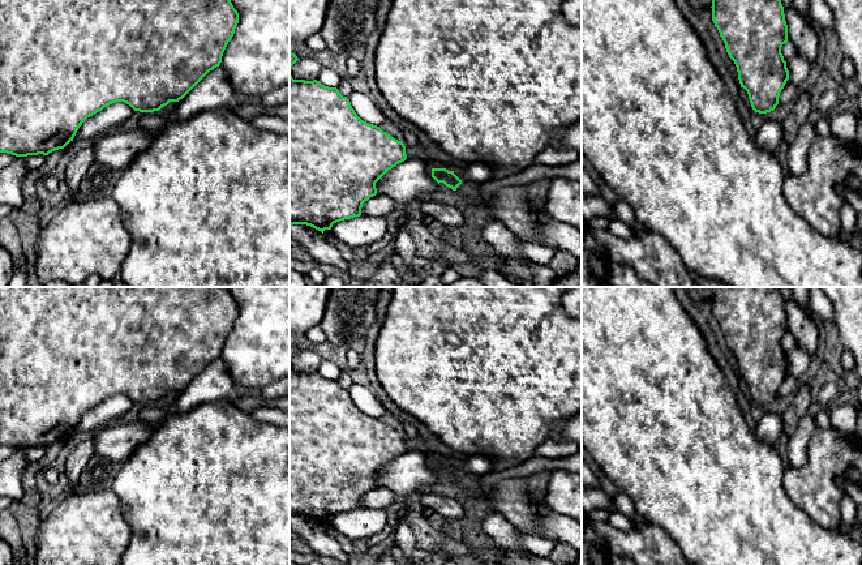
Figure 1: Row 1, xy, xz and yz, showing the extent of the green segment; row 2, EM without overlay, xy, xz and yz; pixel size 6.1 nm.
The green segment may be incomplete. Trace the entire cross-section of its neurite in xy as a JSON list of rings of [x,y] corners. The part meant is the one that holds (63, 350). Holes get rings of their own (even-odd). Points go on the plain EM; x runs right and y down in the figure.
[[[0,287],[0,445],[12,446],[16,449],[27,449],[38,446],[48,448],[55,442],[64,441],[70,433],[73,433],[78,420],[87,410],[116,394],[124,394],[134,403],[140,405],[159,403],[170,394],[179,394],[210,363],[220,358],[223,344],[228,334],[232,331],[237,316],[239,305],[227,287]]]

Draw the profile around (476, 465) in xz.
[[[469,455],[462,462],[454,465],[462,474],[484,476],[494,470],[494,463],[485,455]]]

